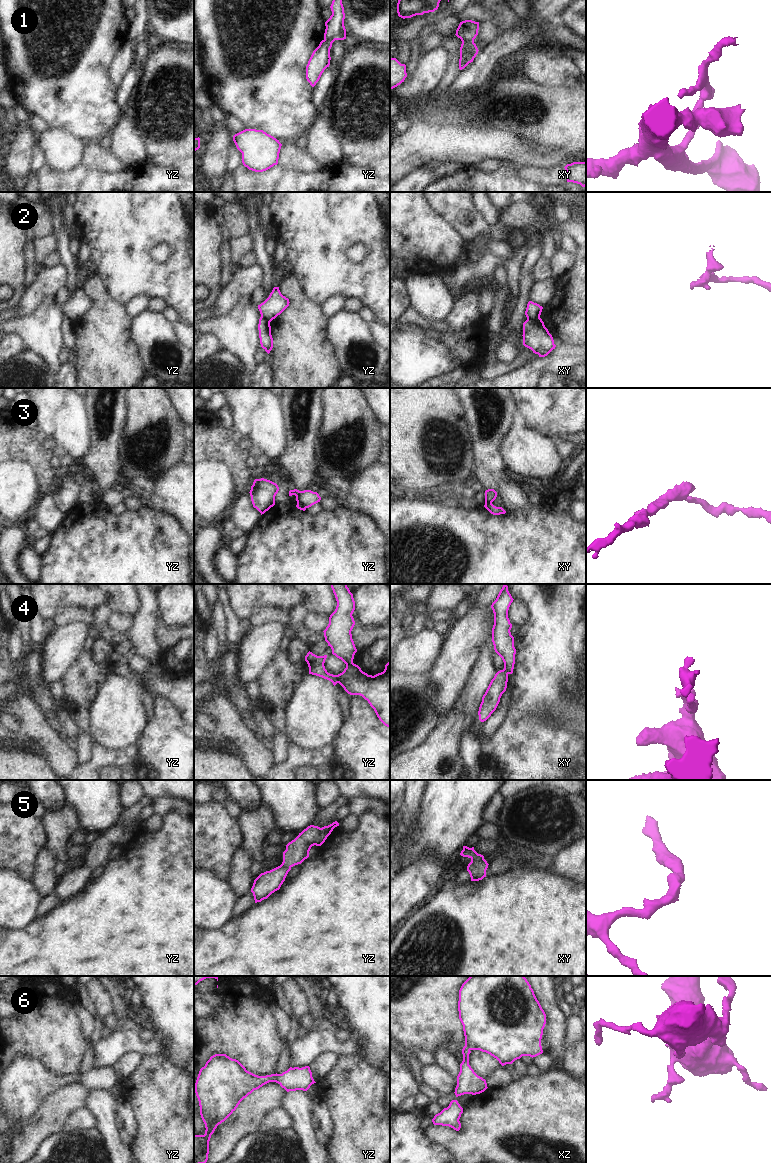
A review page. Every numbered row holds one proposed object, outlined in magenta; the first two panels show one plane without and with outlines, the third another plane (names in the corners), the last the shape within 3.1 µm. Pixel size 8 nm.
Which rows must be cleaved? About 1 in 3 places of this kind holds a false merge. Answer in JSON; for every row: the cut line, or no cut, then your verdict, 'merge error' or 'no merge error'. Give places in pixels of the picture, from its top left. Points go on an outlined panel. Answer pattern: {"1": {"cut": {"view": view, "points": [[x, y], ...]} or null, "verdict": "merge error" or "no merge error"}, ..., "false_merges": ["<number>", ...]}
{"1": {"cut": {"view": "xy", "points": [[462, 41], [473, 42]]}, "verdict": "merge error"}, "2": {"cut": {"view": "xy", "points": [[539, 316], [527, 319]]}, "verdict": "merge error"}, "3": {"cut": {"view": "xy", "points": [[485, 502], [491, 504]]}, "verdict": "merge error"}, "4": {"cut": {"view": "yz", "points": [[353, 663], [344, 671]]}, "verdict": "merge error"}, "5": {"cut": null, "verdict": "no merge error"}, "6": {"cut": null, "verdict": "no merge error"}, "false_merges": ["1", "2", "3", "4"]}

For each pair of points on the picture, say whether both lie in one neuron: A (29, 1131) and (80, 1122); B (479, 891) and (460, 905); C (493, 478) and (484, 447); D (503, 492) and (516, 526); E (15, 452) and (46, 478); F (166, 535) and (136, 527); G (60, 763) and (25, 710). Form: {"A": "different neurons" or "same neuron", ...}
{"A": "different neurons", "B": "same neuron", "C": "same neuron", "D": "different neurons", "E": "same neuron", "F": "same neuron", "G": "same neuron"}

